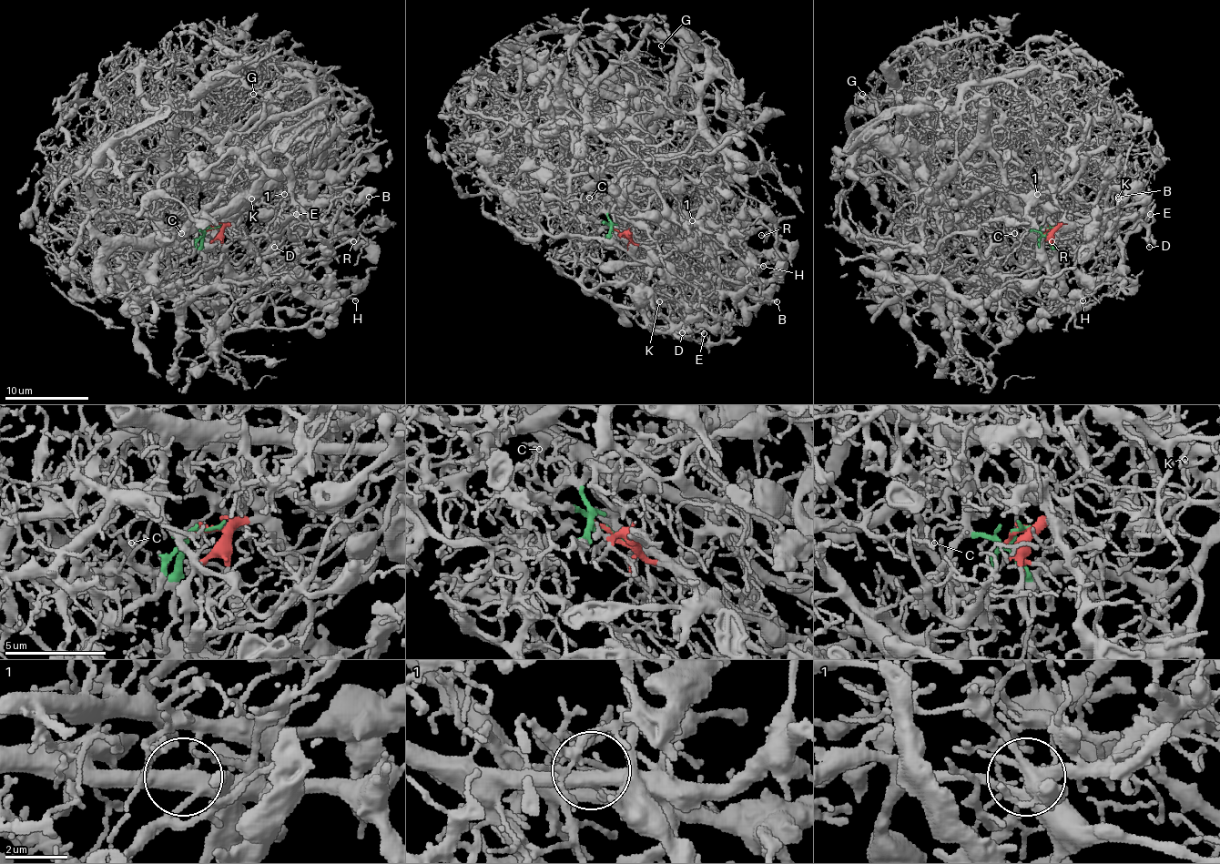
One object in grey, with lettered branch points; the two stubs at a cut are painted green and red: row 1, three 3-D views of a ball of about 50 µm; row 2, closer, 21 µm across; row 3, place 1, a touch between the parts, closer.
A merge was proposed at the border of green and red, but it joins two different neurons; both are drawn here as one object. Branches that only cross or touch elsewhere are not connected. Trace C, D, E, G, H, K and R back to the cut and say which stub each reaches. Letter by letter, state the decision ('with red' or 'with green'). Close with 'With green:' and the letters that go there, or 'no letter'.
C: with green
D: with red
E: with red
G: with green
H: with green
K: with red
R: with green
With green: C, G, H, R

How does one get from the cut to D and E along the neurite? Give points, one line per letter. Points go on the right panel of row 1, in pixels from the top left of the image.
D: (1050, 229), (1062, 226), (1072, 249), (1083, 261), (1093, 226), (1111, 221), (1138, 219), (1146, 229), (1148, 247)
E: (1050, 229), (1062, 226), (1083, 261), (1093, 226), (1138, 217), (1148, 221), (1151, 215)

